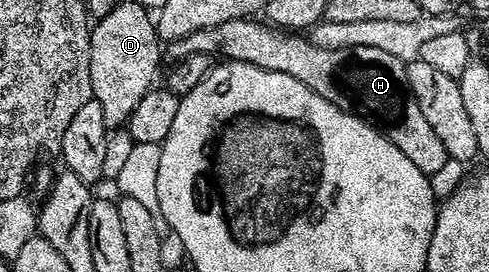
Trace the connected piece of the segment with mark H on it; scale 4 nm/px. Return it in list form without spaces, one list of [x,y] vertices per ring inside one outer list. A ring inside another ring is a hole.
[[[251,17],[231,19],[229,22],[219,23],[217,26],[194,31],[192,34],[186,35],[185,38],[170,42],[165,49],[166,56],[168,53],[171,56],[170,60],[177,62],[183,57],[198,53],[212,55],[224,53],[222,55],[224,58],[284,73],[301,83],[305,83],[305,87],[309,87],[317,95],[321,95],[321,99],[333,103],[341,111],[362,117],[381,136],[389,139],[389,143],[393,143],[393,147],[397,147],[397,151],[401,151],[401,155],[405,155],[405,159],[409,159],[409,163],[413,163],[413,167],[417,167],[417,171],[430,175],[440,171],[441,167],[445,165],[448,159],[445,146],[442,145],[441,139],[437,139],[433,127],[429,127],[429,122],[426,121],[425,114],[422,113],[417,99],[413,99],[413,91],[407,82],[405,63],[401,59],[397,59],[397,55],[389,55],[386,51],[380,51],[377,48],[326,49],[310,39],[302,41],[299,38],[302,36],[288,35],[284,30],[277,29],[270,23],[257,20],[259,19]]]

